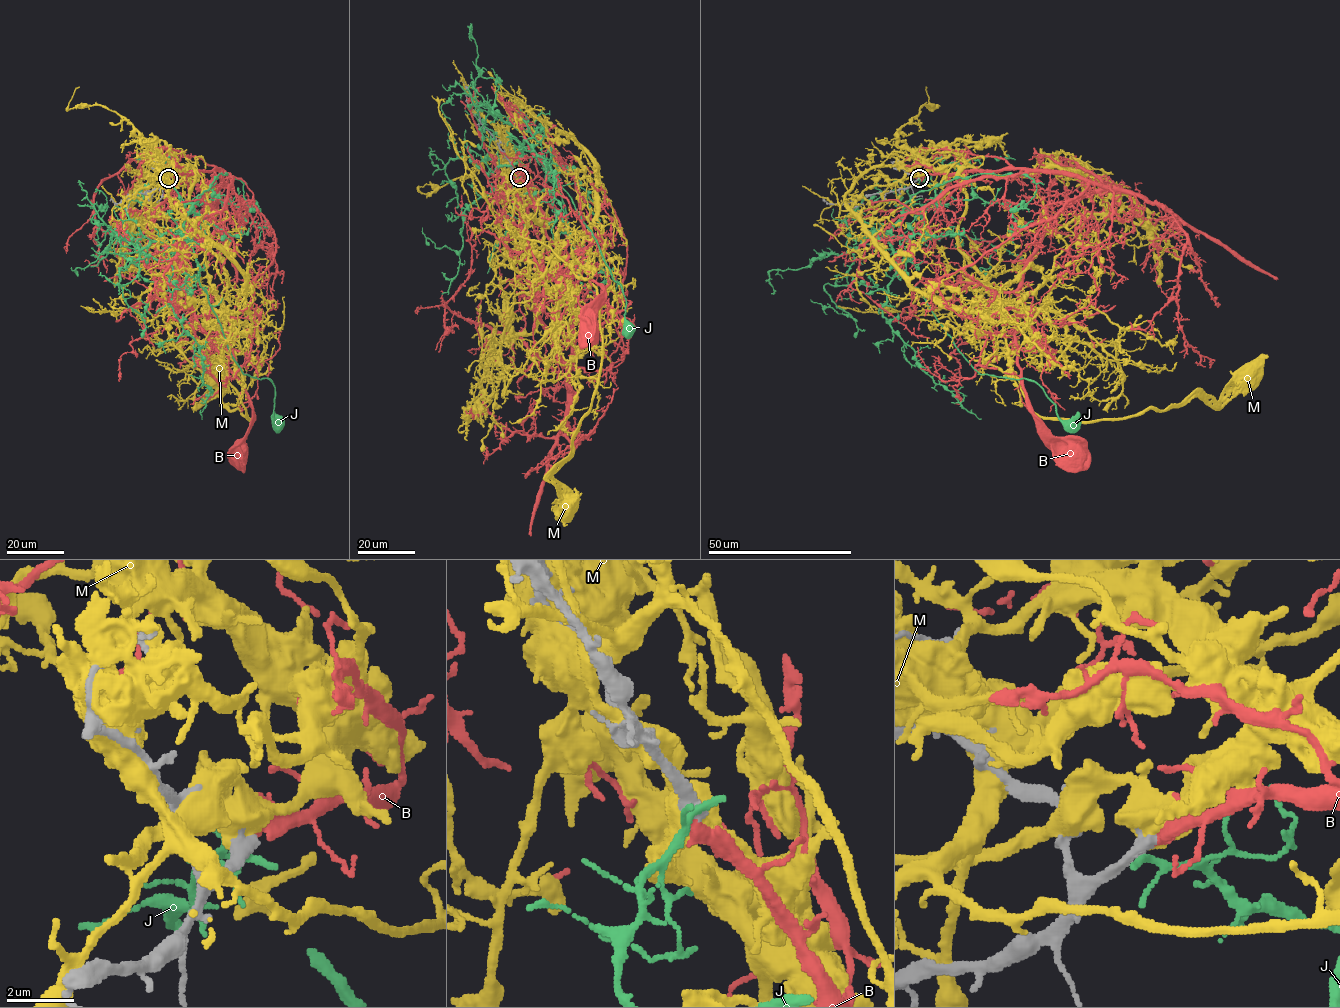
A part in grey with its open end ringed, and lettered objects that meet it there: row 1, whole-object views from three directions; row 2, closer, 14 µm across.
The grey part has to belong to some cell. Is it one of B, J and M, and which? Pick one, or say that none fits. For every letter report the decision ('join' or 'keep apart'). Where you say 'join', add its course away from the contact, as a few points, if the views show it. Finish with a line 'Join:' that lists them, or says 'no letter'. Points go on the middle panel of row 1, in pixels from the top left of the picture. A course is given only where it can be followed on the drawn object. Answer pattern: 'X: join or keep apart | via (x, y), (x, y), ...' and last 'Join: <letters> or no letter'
B: join | via (519, 177), (570, 282), (568, 362), (543, 325), (536, 282), (575, 275), (603, 289), (589, 336)
J: keep apart
M: keep apart
Join: B

